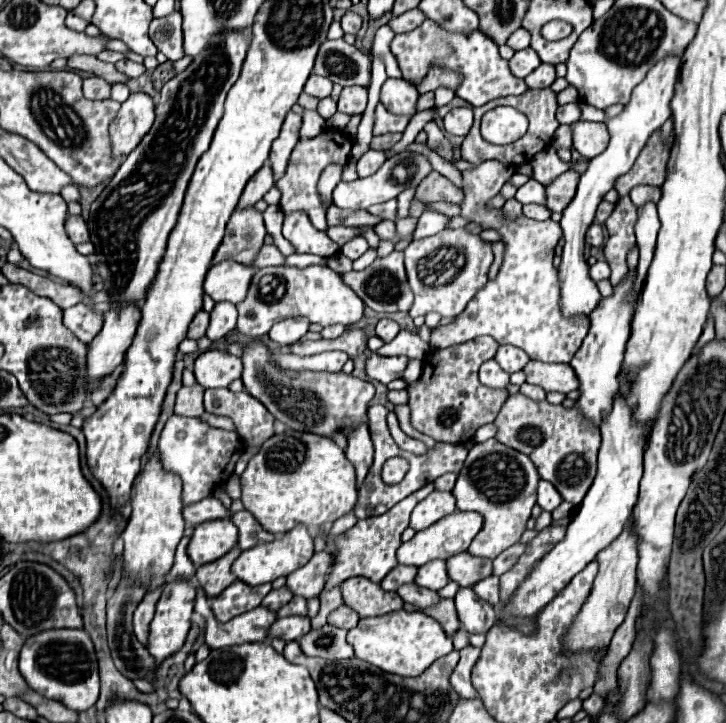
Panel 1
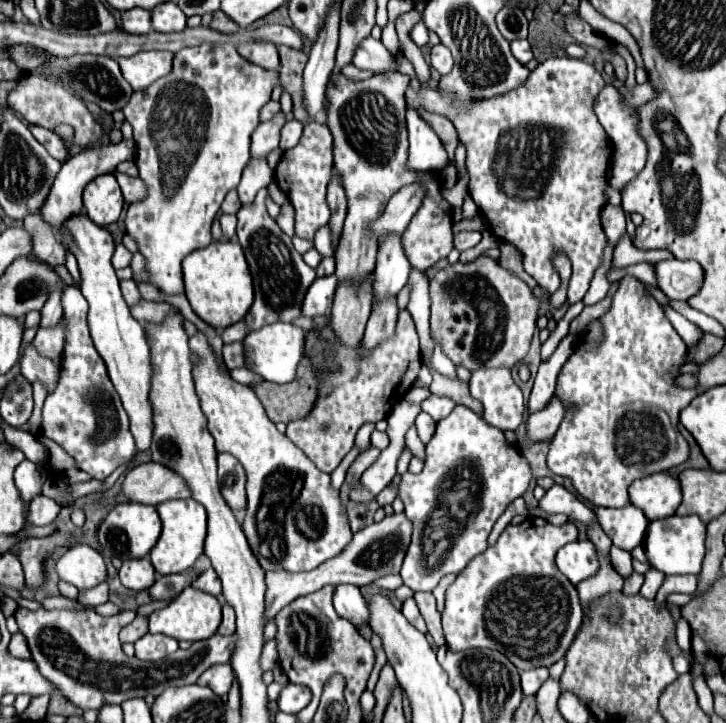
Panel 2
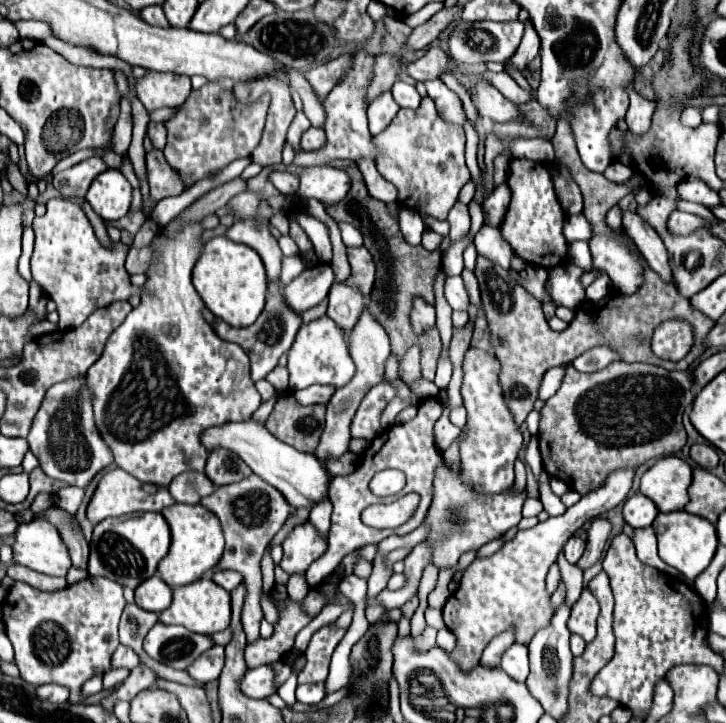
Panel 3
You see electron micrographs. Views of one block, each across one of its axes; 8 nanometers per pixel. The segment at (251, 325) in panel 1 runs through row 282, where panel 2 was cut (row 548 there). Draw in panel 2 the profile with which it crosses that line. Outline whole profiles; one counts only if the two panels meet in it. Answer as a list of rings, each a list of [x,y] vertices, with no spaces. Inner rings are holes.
[[[202,332],[190,338],[190,348],[200,358],[194,368],[194,382],[216,450],[232,454],[246,470],[248,506],[242,530],[260,566],[264,570],[306,572],[340,554],[352,540],[352,532],[340,490],[332,488],[330,474],[320,472],[302,450],[276,430],[248,386],[220,372],[216,356]]]

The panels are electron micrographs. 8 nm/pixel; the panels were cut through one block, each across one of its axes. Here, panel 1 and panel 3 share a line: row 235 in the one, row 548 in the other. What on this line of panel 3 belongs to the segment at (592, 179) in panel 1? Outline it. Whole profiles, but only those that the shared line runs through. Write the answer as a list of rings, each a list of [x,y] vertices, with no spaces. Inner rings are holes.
[[[572,536],[572,538],[566,542],[566,546],[564,546],[564,556],[566,556],[566,560],[568,560],[570,564],[576,564],[576,562],[580,560],[584,548],[586,548],[586,542],[584,542],[582,538],[578,538],[578,536]]]

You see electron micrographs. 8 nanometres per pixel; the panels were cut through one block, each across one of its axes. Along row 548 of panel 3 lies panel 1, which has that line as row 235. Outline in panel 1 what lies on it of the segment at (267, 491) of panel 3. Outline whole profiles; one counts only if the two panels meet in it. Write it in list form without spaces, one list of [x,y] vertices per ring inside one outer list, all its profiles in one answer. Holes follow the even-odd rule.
[[[254,208],[240,212],[236,210],[226,224],[226,236],[216,250],[212,264],[218,264],[222,260],[234,260],[250,266],[264,244],[264,236],[266,228],[260,212],[256,212]]]

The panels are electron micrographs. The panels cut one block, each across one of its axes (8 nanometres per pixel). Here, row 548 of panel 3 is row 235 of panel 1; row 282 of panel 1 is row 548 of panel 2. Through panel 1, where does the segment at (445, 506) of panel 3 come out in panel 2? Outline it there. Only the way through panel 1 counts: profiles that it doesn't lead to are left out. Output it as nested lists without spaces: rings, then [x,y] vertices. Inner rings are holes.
[[[456,406],[448,418],[440,420],[436,426],[436,432],[432,440],[426,444],[426,462],[424,470],[420,474],[402,474],[400,482],[400,500],[404,502],[406,516],[414,524],[414,534],[412,534],[412,544],[408,548],[408,554],[402,564],[402,578],[404,584],[410,586],[412,590],[432,590],[444,574],[458,574],[466,568],[466,564],[484,552],[488,548],[488,534],[498,520],[498,516],[506,510],[506,506],[522,496],[528,488],[532,474],[530,474],[530,464],[528,460],[518,452],[516,446],[510,446],[504,438],[504,434],[492,426],[488,426],[480,416],[476,416],[472,410],[466,406]],[[456,502],[460,508],[464,508],[468,514],[434,514],[434,510],[442,506],[454,506]],[[448,538],[452,546],[432,546],[432,542],[438,542]]]

